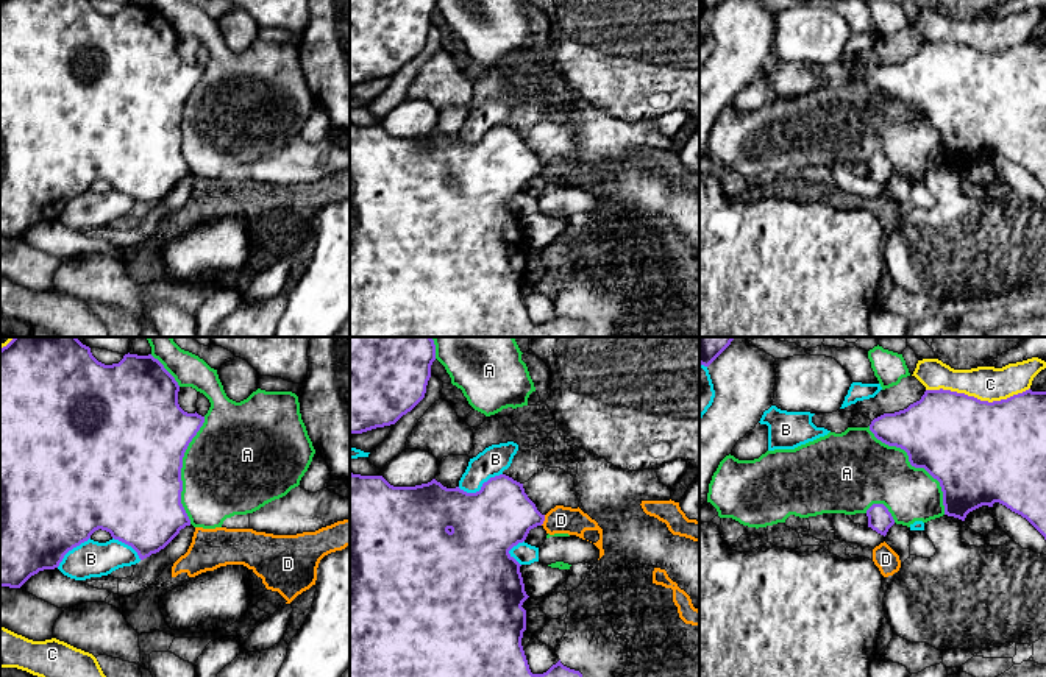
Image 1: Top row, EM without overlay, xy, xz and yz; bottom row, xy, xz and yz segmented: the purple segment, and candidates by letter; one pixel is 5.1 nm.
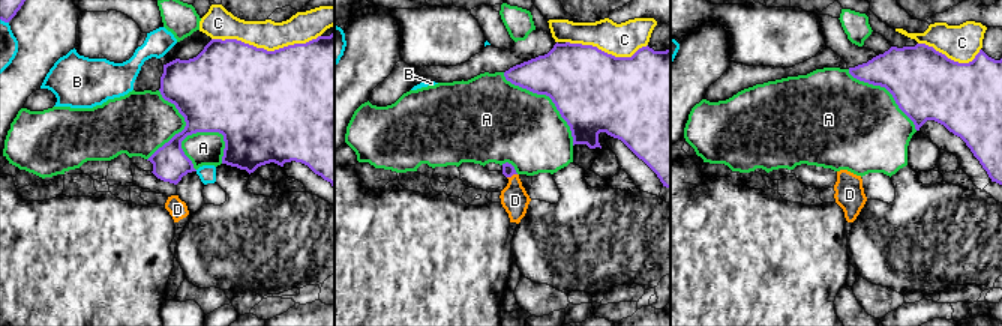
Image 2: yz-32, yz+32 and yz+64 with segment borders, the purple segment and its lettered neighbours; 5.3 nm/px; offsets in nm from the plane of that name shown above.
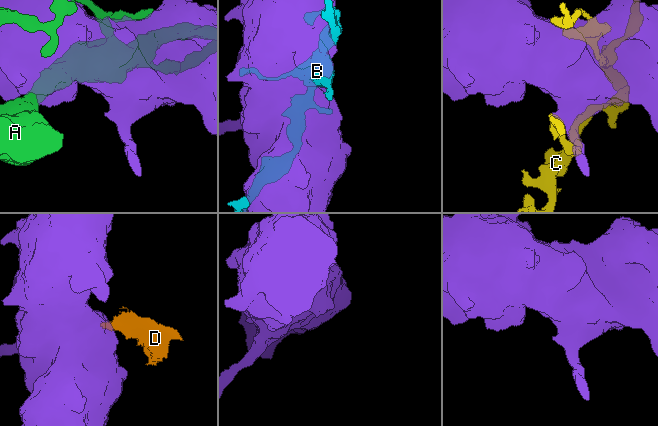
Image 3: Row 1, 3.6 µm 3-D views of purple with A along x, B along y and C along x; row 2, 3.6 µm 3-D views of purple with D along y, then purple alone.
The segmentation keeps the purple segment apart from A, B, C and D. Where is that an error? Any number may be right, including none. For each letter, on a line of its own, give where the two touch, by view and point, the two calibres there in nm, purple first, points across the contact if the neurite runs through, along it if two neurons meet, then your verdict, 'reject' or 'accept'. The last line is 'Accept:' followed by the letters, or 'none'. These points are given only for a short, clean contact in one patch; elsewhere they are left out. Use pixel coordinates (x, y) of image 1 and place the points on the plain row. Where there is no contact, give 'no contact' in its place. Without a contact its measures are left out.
A: yz (915, 117) | 440/340 nm | reject
B: xz (481, 139) | 360/150 nm | reject
C: yz (978, 50) | 500/180 nm | reject
D: xz (544, 170) | 340/140 nm | along xz (545, 166), (540, 175) | reject
Accept: none

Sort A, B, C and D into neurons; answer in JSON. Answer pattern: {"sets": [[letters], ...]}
{"sets": [["A"], ["B"], ["C"], ["D"]]}

